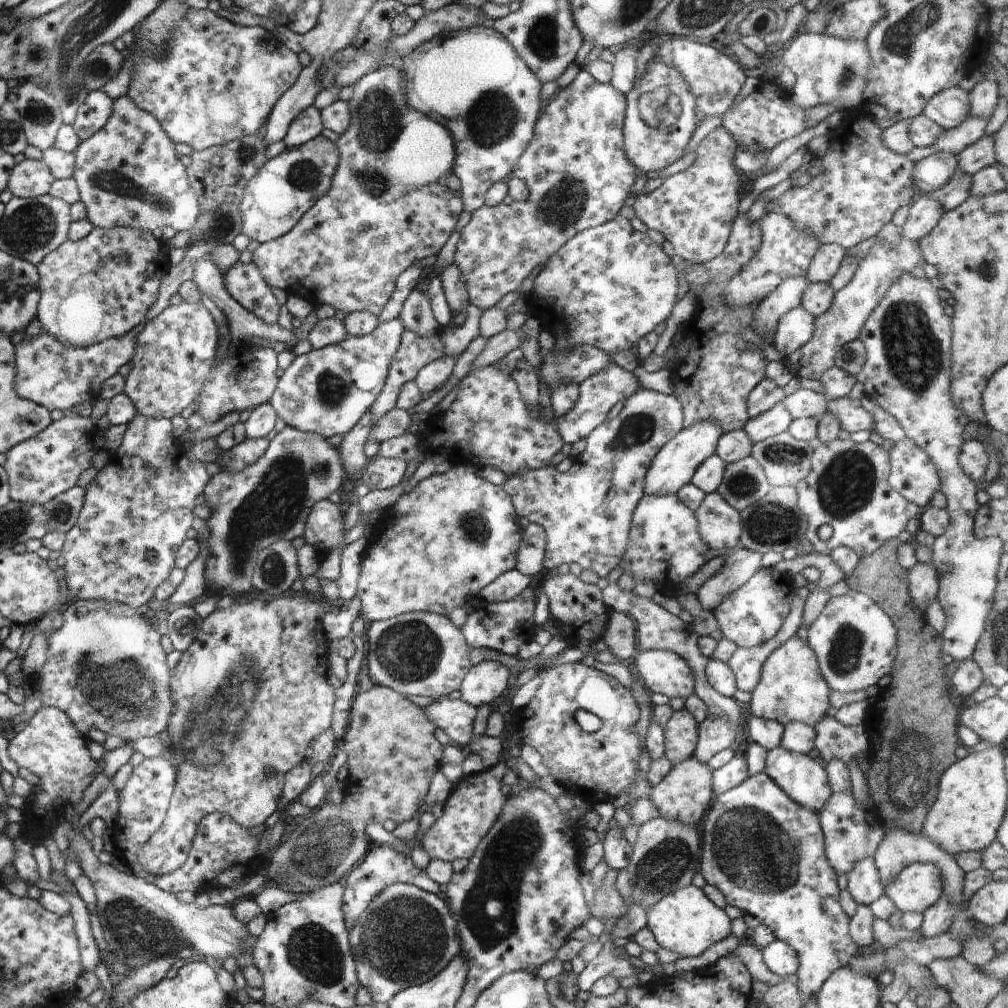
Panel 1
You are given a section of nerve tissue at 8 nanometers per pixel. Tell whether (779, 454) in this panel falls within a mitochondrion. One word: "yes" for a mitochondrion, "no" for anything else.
yes

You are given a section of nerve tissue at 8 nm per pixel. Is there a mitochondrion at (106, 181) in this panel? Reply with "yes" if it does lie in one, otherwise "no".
yes

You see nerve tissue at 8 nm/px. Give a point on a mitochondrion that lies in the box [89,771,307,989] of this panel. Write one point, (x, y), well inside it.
(141, 933)

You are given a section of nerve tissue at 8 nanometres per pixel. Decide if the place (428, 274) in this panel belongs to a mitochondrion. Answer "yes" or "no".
no

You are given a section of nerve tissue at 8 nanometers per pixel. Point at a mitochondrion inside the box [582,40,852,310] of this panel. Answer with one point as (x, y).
(658, 89)

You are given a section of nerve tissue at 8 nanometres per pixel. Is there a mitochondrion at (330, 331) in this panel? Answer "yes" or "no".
no

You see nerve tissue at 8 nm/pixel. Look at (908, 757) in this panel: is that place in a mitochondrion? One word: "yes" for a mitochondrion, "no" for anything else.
yes

